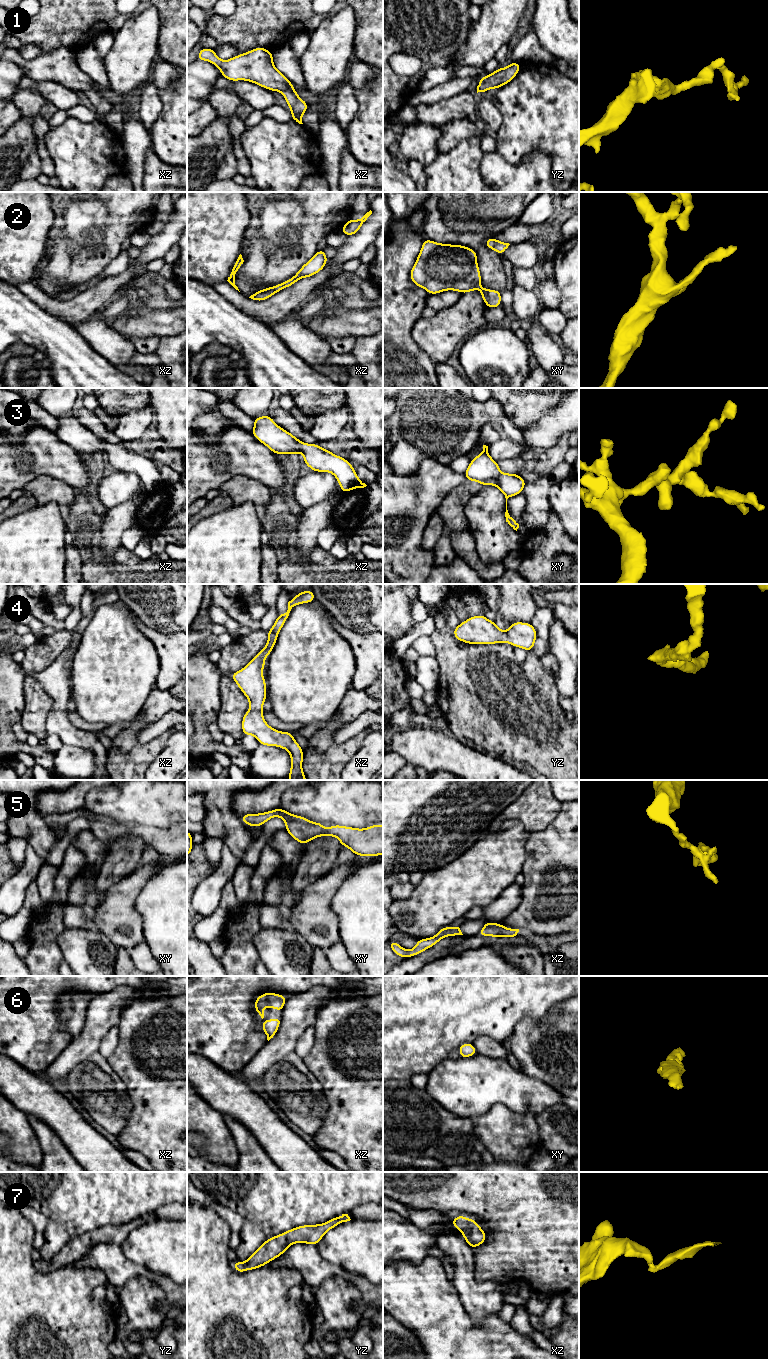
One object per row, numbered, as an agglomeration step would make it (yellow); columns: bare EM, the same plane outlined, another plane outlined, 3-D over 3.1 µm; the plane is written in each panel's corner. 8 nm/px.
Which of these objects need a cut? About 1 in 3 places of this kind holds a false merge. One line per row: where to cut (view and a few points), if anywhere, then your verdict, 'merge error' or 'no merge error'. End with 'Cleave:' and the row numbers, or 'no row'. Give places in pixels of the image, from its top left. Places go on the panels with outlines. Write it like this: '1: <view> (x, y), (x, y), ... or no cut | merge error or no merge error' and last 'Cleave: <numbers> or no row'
1: no cut | no merge error
2: no cut | no merge error
3: no cut | no merge error
4: no cut | no merge error
5: xy (284, 820), (312, 822) | merge error
6: no cut | no merge error
7: no cut | no merge error
Cleave: 5

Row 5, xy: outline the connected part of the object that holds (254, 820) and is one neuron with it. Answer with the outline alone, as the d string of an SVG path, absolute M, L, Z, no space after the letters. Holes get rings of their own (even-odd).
M282 808L267 811L265 813L257 814L244 814L241 816L241 820L244 824L250 825L252 827L263 826L265 822L273 817L281 817L284 821L293 820L299 823L311 824L312 822L305 817L293 815L285 811Z

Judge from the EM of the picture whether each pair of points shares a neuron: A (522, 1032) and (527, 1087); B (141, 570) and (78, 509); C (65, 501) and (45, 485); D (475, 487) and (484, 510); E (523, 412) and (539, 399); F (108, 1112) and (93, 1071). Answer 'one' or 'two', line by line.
A: two
B: one
C: one
D: two
E: one
F: one

